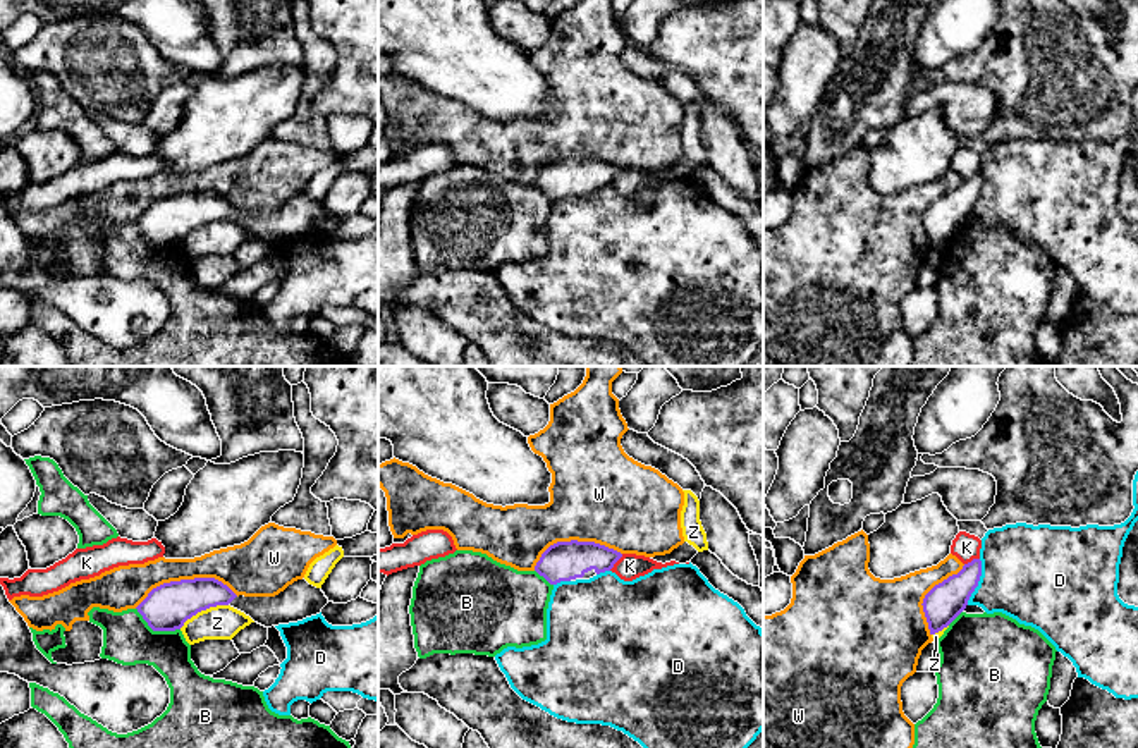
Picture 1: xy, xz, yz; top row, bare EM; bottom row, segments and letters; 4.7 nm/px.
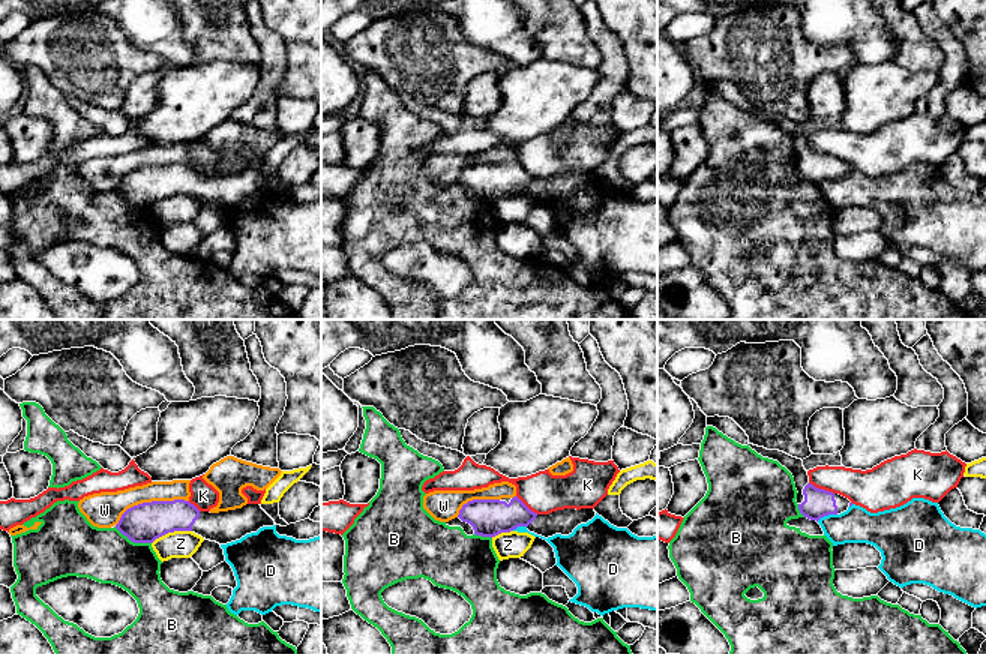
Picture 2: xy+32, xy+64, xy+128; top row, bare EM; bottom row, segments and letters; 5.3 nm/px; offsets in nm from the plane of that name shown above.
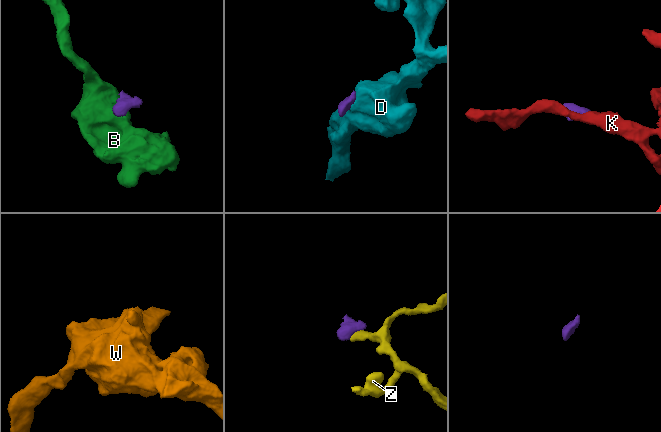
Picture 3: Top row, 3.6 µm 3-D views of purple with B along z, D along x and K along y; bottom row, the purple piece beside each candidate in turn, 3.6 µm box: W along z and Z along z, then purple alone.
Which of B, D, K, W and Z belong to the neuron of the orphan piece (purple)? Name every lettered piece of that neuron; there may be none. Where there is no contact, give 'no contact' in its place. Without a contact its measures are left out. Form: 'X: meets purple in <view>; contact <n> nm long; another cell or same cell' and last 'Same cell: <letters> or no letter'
B: meets purple in xy; contact 240 nm long; another cell
D: meets purple in yz; contact 220 nm long; another cell
K: meets purple in xz; contact 100 nm long; another cell
W: meets purple in xy; contact 500 nm long; another cell
Z: meets purple in xy; contact 260 nm long; another cell
Same cell: no letter

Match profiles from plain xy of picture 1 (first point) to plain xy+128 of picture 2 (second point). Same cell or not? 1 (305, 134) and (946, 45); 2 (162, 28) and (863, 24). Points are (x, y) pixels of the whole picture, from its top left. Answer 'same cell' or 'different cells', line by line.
1: same cell
2: same cell

